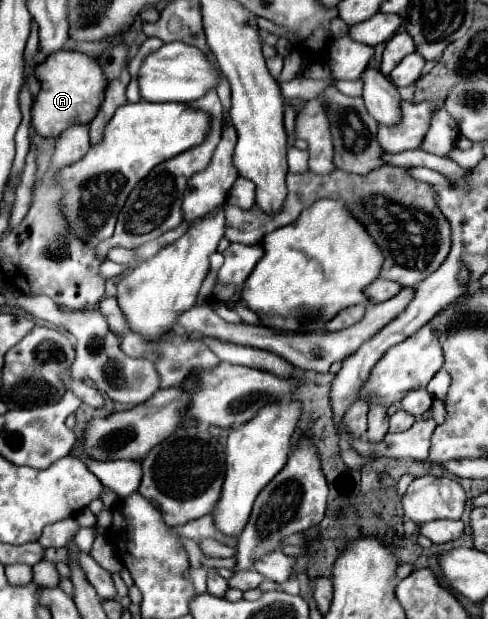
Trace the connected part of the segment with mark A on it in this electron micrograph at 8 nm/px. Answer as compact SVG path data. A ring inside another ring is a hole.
M60 50L48 56L38 68L36 74L42 82L40 94L32 104L32 128L40 136L58 138L64 130L74 124L90 124L104 102L104 92L108 86L108 78L100 66L100 62L84 52L66 52Z

